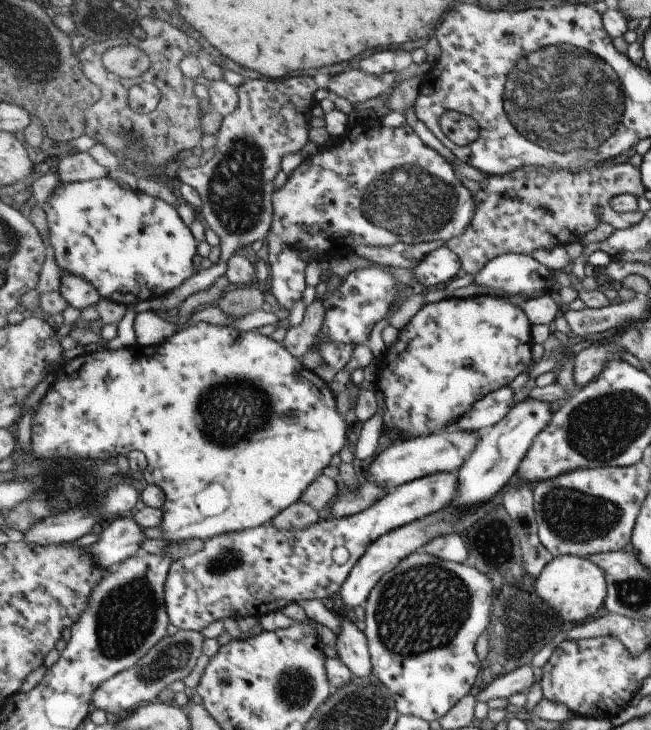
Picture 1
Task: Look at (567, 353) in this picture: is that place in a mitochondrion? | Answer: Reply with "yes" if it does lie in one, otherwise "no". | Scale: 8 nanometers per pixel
no

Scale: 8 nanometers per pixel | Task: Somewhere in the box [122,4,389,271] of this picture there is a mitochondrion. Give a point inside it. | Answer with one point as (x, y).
(236, 187)

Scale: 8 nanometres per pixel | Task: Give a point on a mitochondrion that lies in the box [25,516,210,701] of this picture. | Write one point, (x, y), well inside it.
(127, 616)

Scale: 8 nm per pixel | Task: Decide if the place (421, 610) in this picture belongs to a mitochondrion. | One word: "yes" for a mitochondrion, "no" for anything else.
yes

